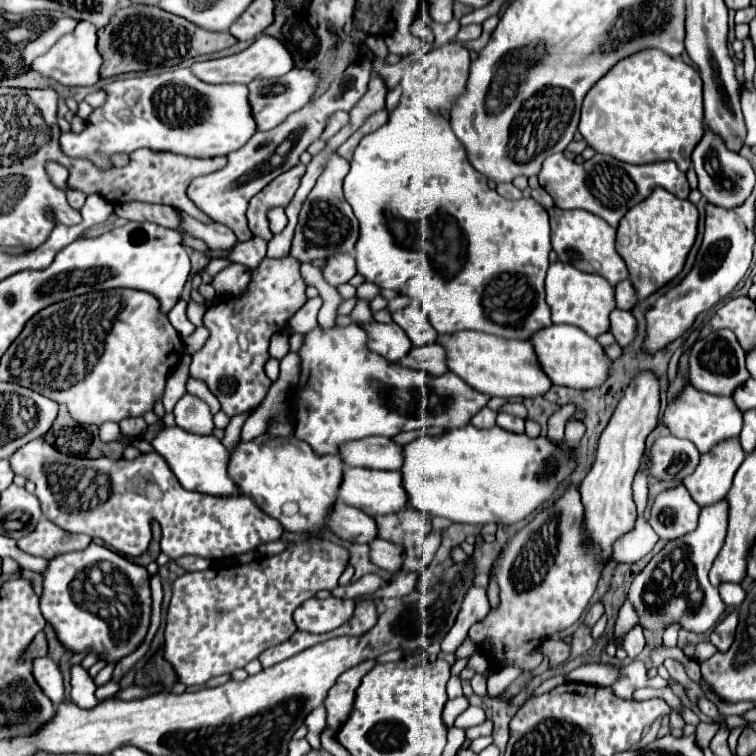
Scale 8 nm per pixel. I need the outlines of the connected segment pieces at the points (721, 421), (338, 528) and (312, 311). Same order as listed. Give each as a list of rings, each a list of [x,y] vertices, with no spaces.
[[[687,385],[679,393],[679,397],[667,405],[663,413],[663,423],[665,427],[669,427],[669,431],[675,437],[689,439],[697,445],[701,453],[707,453],[711,447],[721,443],[723,439],[739,437],[739,431],[743,429],[743,413],[739,411],[739,407],[735,407],[735,401],[731,397],[711,395]]]
[[[339,503],[331,515],[331,529],[337,537],[351,543],[371,543],[377,537],[377,523],[367,513]]]
[[[319,297],[307,299],[307,303],[291,317],[291,321],[289,321],[291,331],[295,331],[295,333],[307,333],[307,331],[311,331],[317,325],[317,313],[319,313],[319,309],[321,309],[321,299]]]

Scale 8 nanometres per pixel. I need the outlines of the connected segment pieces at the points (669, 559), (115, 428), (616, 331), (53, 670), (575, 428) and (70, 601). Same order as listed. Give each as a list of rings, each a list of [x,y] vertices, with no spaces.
[[[727,501],[715,503],[701,509],[699,527],[675,541],[669,541],[649,565],[635,577],[629,587],[627,599],[631,601],[635,613],[639,615],[639,625],[647,631],[665,631],[673,623],[679,623],[691,633],[707,633],[717,625],[727,605],[723,603],[717,587],[709,583],[709,569],[723,547],[727,533]]]
[[[103,423],[99,427],[99,435],[103,441],[115,441],[121,437],[121,431],[119,431],[119,425],[117,423]]]
[[[613,311],[611,313],[611,333],[615,335],[621,347],[627,347],[637,337],[637,319],[631,311]]]
[[[49,657],[33,659],[31,673],[33,673],[35,681],[39,683],[39,687],[43,689],[43,693],[45,693],[55,705],[61,703],[61,701],[65,701],[65,695],[63,695],[63,677],[61,677],[57,665],[55,665]]]
[[[568,420],[565,426],[565,439],[569,447],[575,447],[579,443],[579,439],[583,437],[586,427],[581,421]]]
[[[91,543],[83,551],[49,559],[43,571],[43,593],[39,597],[41,615],[53,627],[59,643],[73,655],[87,651],[95,653],[99,661],[117,663],[137,651],[149,631],[149,579],[145,567],[103,545]]]

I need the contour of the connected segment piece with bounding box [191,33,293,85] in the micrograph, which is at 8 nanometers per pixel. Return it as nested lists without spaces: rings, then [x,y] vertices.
[[[261,35],[249,45],[245,51],[239,51],[229,57],[219,57],[211,61],[193,63],[191,71],[205,83],[251,83],[255,79],[267,79],[267,77],[281,77],[293,69],[291,55],[287,55],[287,47],[279,43],[277,39],[271,39],[269,35]]]

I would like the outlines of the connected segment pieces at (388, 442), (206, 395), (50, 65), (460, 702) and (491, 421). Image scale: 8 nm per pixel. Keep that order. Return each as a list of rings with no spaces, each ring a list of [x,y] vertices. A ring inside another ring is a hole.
[[[367,437],[345,443],[341,459],[347,467],[367,467],[377,470],[400,470],[403,447],[389,437]]]
[[[189,377],[189,393],[191,393],[191,395],[197,395],[197,397],[203,399],[203,401],[207,401],[213,413],[219,411],[219,401],[215,399],[215,395],[209,391],[209,387],[207,387],[203,381]]]
[[[79,21],[75,31],[63,35],[45,55],[37,57],[31,69],[59,81],[61,85],[95,85],[101,81],[101,65],[103,57],[97,49],[97,27],[87,21]]]
[[[465,697],[449,699],[449,701],[445,703],[445,709],[443,709],[443,723],[445,723],[445,727],[451,729],[453,723],[455,723],[455,719],[457,719],[457,715],[461,715],[467,707],[469,707],[469,703],[467,703]]]
[[[483,407],[475,417],[471,417],[469,423],[475,425],[475,427],[479,427],[479,429],[489,429],[489,427],[495,425],[495,417],[497,417],[495,411],[491,411],[489,407]]]

